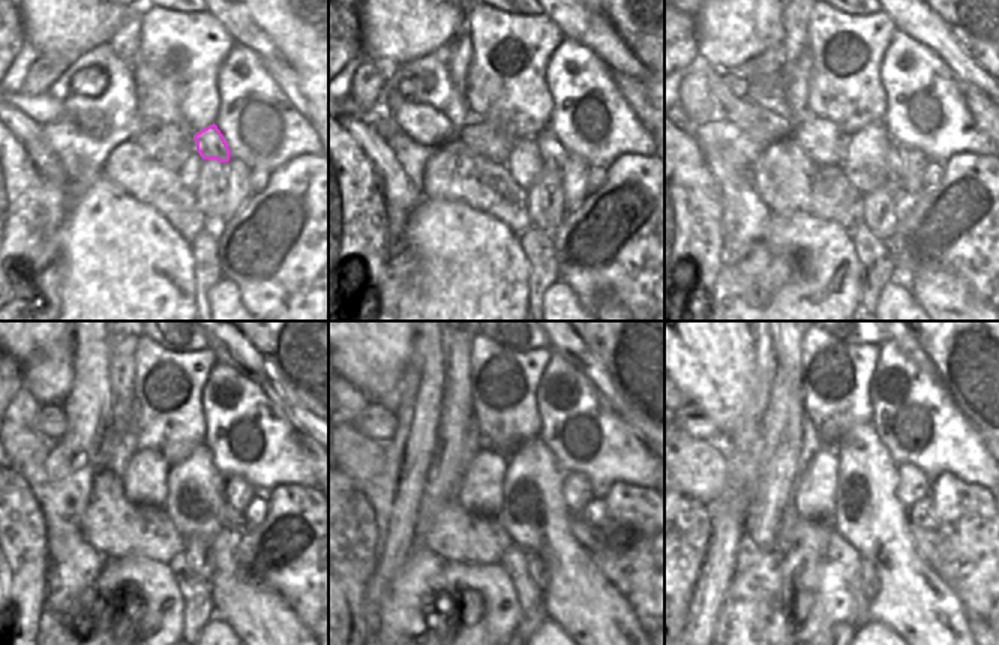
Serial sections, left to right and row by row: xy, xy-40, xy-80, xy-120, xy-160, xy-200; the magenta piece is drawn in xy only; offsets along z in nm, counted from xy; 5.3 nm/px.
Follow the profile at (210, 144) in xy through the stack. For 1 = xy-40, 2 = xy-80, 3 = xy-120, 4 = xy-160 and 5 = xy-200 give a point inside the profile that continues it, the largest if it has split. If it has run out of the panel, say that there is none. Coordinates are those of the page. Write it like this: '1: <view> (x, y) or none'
1: xy-40 (554, 155)
2: xy-80 (893, 159)
3: xy-120 (233, 521)
4: xy-160 (590, 539)
5: xy-200 (927, 542)

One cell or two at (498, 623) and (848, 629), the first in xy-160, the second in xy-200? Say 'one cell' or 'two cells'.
two cells

